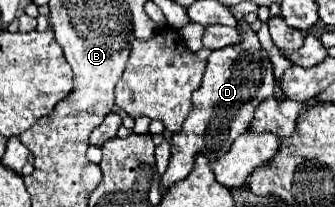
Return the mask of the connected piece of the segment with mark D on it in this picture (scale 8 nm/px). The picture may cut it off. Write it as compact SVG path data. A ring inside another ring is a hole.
M238 20L238 30L242 30L242 44L212 50L212 54L208 56L202 86L192 96L190 116L184 120L182 132L172 134L172 158L168 170L162 176L164 188L190 174L194 166L194 154L204 152L210 158L218 158L220 154L224 154L230 144L242 132L246 132L250 118L254 118L254 112L258 110L258 104L274 94L272 64L256 32L244 20Z

